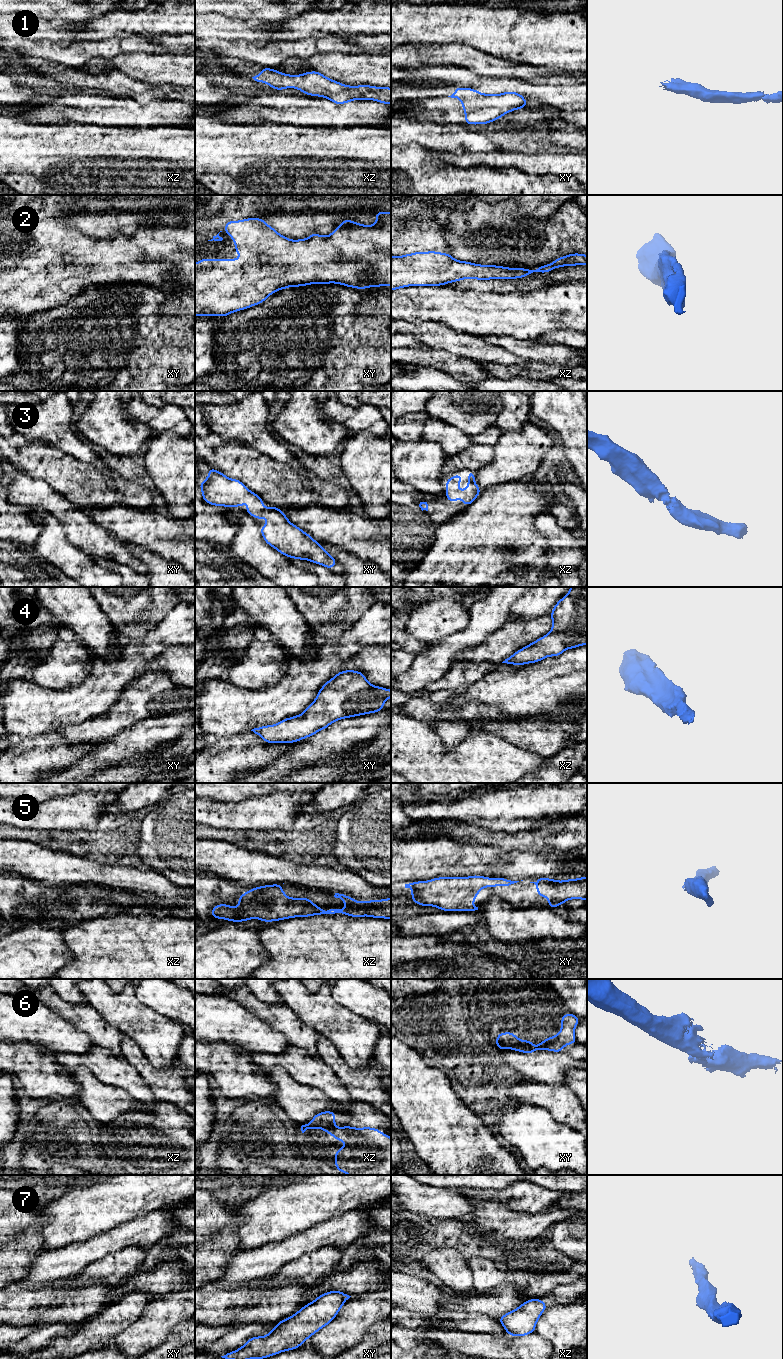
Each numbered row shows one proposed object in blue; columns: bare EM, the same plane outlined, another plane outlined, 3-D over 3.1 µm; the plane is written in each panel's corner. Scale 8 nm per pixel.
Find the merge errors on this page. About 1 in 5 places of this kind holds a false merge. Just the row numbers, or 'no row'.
no row

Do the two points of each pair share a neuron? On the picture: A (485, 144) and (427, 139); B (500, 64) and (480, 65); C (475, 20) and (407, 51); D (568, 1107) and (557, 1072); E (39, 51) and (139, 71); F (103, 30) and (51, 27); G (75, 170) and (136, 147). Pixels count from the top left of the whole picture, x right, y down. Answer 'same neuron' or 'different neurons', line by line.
A: same neuron
B: same neuron
C: different neurons
D: different neurons
E: different neurons
F: different neurons
G: same neuron

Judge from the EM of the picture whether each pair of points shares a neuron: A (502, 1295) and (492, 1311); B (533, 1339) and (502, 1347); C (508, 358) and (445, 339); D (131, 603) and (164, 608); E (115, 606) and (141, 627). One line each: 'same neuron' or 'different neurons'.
A: same neuron
B: same neuron
C: same neuron
D: same neuron
E: same neuron

